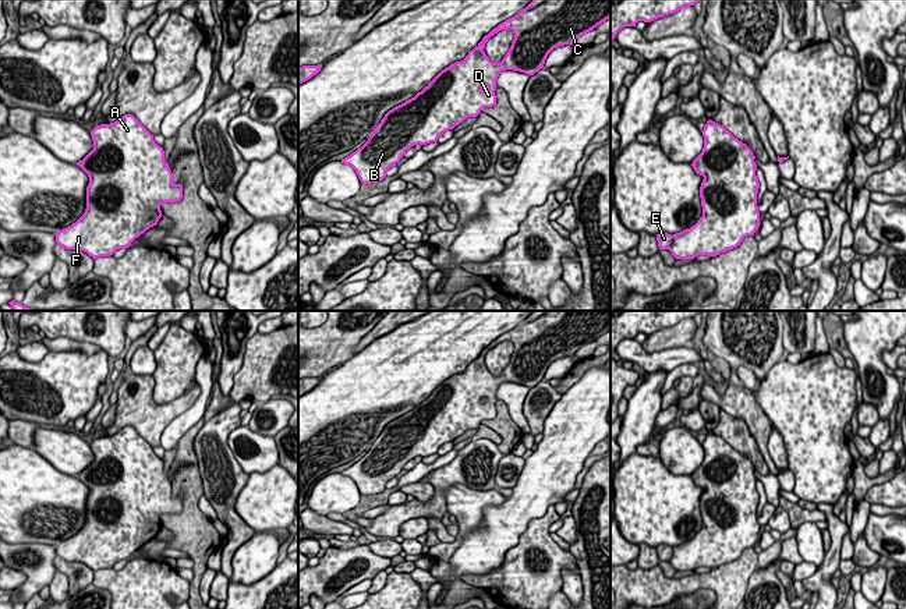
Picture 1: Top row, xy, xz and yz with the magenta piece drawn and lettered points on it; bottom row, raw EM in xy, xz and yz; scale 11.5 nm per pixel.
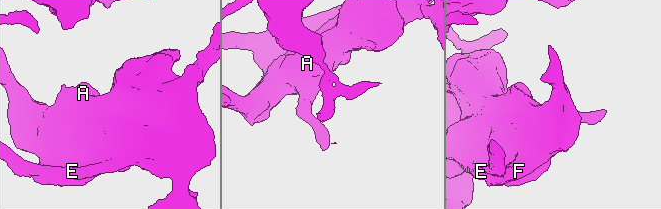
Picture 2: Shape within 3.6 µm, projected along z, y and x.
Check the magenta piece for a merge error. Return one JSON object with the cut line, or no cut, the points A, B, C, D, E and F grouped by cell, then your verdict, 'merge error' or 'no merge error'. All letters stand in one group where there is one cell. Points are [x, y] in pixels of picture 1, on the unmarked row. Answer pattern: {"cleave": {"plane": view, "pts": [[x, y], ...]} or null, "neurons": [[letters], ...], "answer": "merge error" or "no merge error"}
{"cleave": null, "neurons": [["A", "B", "C", "D", "E", "F"]], "answer": "no merge error"}

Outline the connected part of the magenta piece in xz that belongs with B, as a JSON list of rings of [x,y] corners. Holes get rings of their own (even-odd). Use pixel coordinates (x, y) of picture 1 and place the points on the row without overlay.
[[[534,311],[523,323],[493,340],[468,364],[464,372],[442,382],[421,404],[389,422],[374,440],[368,453],[341,471],[351,478],[362,496],[382,493],[386,484],[396,478],[414,457],[436,454],[449,442],[468,429],[477,429],[484,419],[496,417],[496,392],[505,382],[534,387],[544,380],[548,367],[576,353],[611,330],[611,311]],[[503,341],[512,341],[514,351],[500,375],[493,375],[485,367],[485,355]]]

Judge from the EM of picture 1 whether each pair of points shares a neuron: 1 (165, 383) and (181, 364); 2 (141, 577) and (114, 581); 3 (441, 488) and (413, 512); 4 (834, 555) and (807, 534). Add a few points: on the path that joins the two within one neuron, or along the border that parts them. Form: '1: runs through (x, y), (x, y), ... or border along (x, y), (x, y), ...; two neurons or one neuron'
1: runs through (169, 379), (177, 368); one neuron
2: runs through (134, 581), (121, 581); one neuron
3: runs through (439, 496), (427, 509), (421, 509); one neuron
4: border along (825, 552), (820, 565); two neurons

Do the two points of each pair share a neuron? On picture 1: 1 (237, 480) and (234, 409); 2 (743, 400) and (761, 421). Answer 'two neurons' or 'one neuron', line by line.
1: one neuron
2: one neuron

